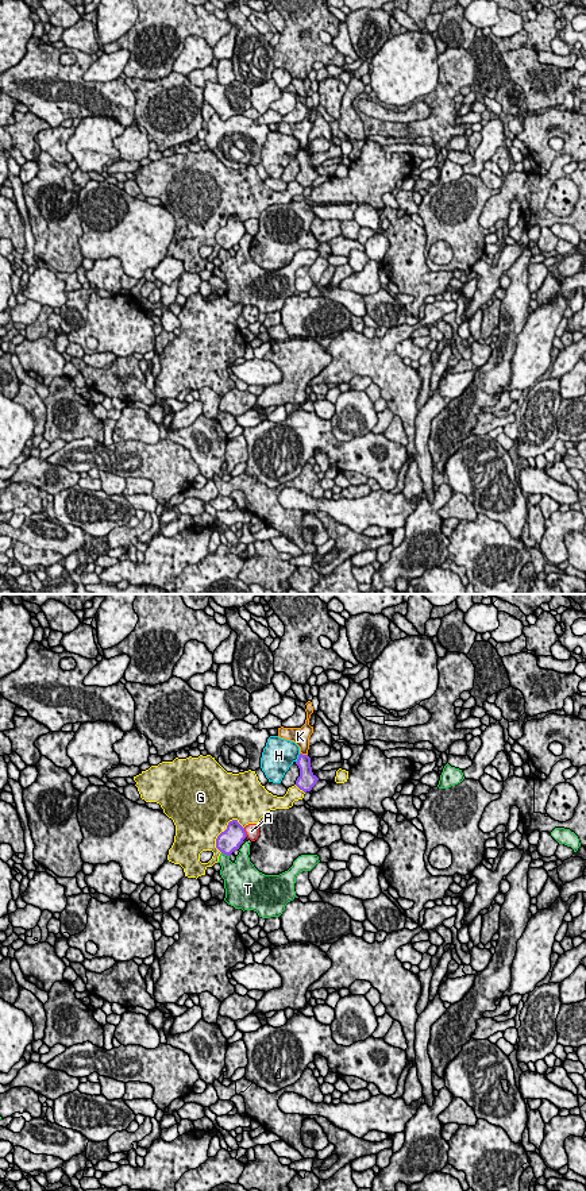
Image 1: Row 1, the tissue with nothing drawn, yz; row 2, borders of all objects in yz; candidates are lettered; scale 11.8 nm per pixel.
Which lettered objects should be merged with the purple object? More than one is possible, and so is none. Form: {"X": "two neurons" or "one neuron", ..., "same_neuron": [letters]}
{"A": "two neurons", "G": "two neurons", "H": "two neurons", "K": "two neurons", "T": "two neurons", "same_neuron": []}

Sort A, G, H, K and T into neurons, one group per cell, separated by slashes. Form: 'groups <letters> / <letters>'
groups A / G / H / K / T

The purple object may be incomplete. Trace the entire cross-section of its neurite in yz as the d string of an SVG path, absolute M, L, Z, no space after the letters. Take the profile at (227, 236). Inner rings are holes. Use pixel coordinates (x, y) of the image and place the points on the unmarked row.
M232 215L228 217L227 224L217 231L216 243L221 248L230 251L235 244L239 244L239 240L244 234L244 223L238 217L238 215Z

